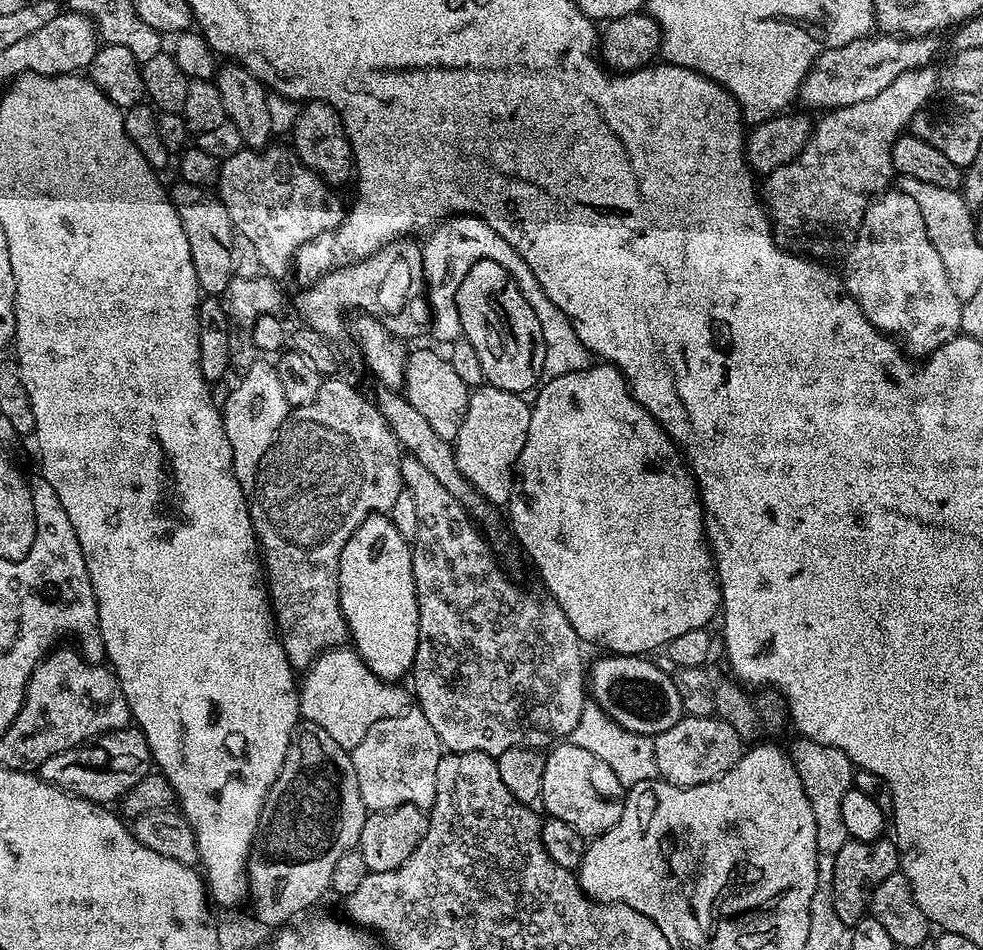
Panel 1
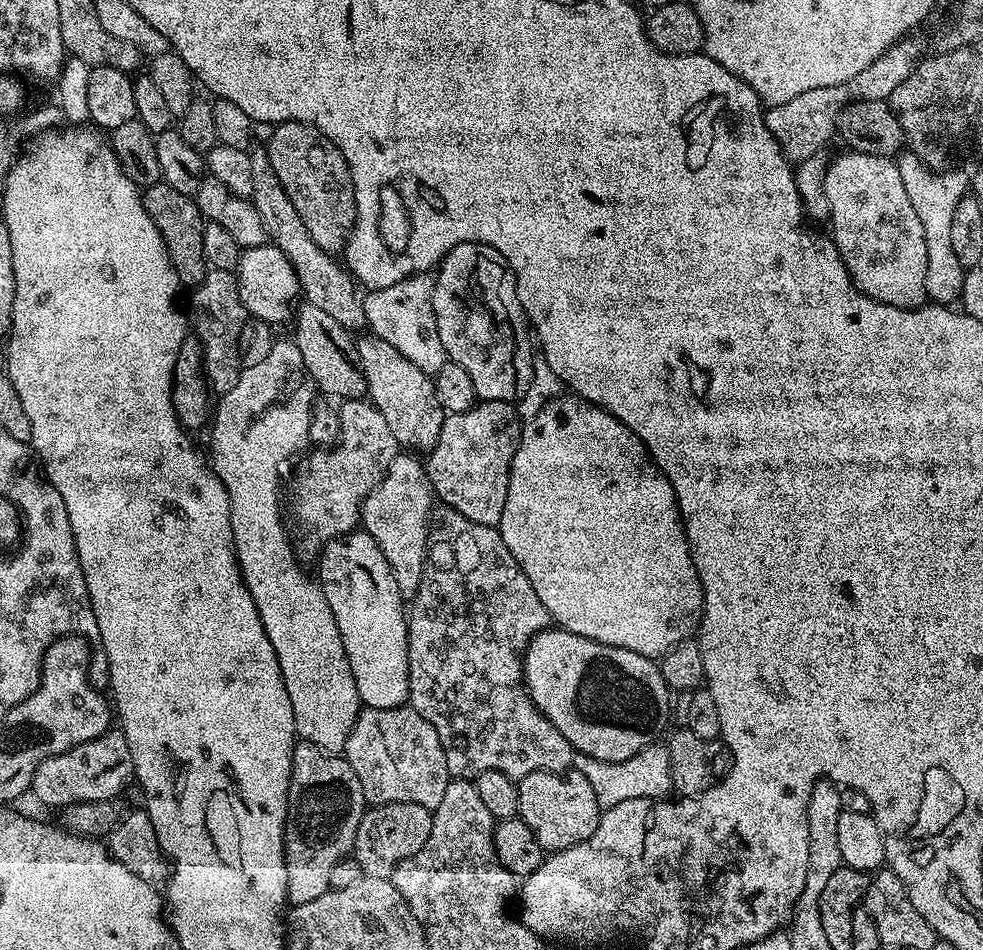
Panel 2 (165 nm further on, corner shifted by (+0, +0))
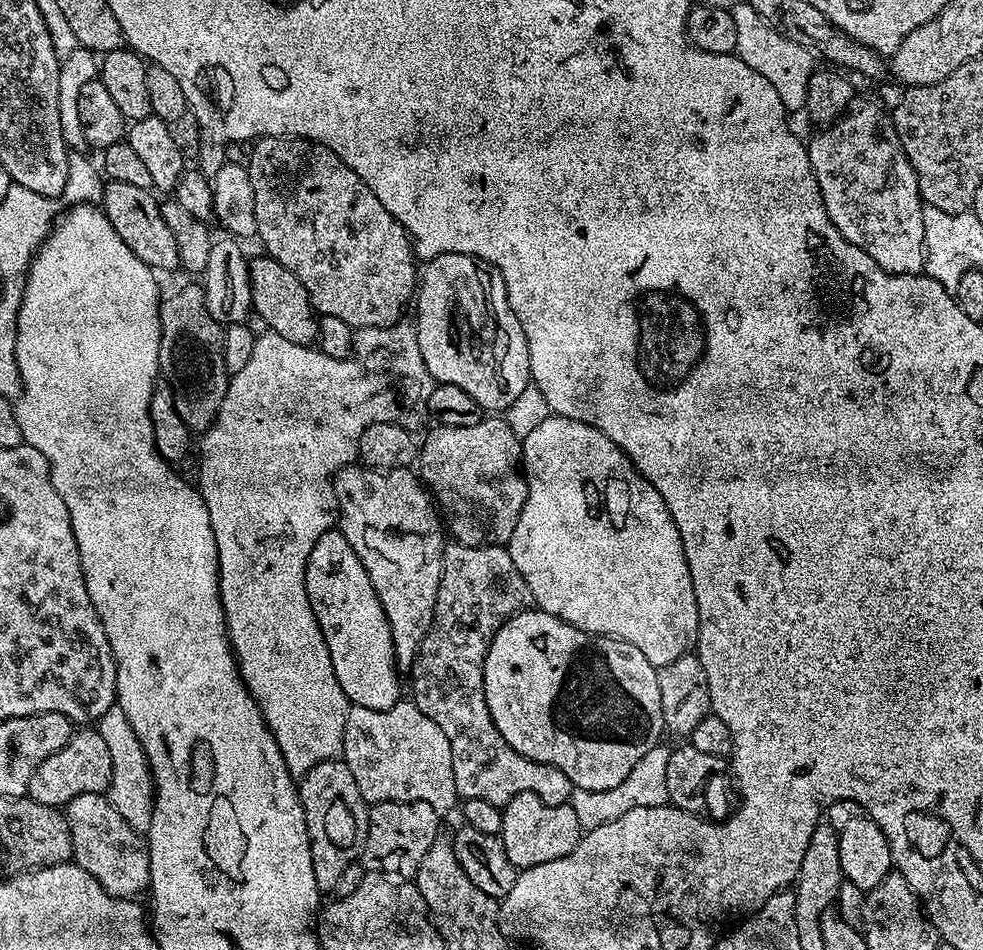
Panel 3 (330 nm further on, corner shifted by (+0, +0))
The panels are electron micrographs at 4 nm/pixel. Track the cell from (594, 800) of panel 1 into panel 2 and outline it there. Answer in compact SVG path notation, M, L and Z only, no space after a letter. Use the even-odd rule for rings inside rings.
M575 770L566 772L535 772L526 774L518 782L519 819L530 826L545 853L561 852L578 842L586 842L598 830L602 811L594 789L583 774Z

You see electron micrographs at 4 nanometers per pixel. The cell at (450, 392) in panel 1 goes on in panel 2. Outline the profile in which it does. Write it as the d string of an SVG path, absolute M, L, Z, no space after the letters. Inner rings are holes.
M365 334L357 335L355 341L356 363L368 387L367 399L379 410L382 418L386 418L386 426L390 426L390 434L394 434L397 445L412 454L431 452L438 442L438 434L442 434L446 415L436 397L433 377L414 366L410 358L402 358L402 354L382 338Z

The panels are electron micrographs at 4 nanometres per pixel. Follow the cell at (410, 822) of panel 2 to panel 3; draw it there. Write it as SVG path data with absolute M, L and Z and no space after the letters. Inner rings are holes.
M387 800L381 804L371 805L368 809L368 829L366 842L360 851L359 863L363 864L365 873L380 872L383 876L399 876L402 880L412 880L426 850L434 846L441 835L441 813L426 802L394 802Z

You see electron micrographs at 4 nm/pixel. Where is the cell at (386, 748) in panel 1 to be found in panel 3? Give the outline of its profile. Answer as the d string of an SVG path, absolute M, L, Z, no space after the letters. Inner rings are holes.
M401 698L390 710L349 707L342 759L369 805L387 800L426 802L426 806L434 806L436 812L447 814L458 804L450 738L446 738L438 722L430 722L411 699Z

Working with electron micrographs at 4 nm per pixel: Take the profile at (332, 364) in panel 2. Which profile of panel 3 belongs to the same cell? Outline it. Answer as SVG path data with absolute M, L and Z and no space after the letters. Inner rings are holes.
M259 254L252 256L248 261L249 280L252 287L253 313L260 315L263 326L269 332L277 332L286 342L295 344L308 344L315 341L320 335L320 322L318 313L312 307L306 286L282 266L273 256Z

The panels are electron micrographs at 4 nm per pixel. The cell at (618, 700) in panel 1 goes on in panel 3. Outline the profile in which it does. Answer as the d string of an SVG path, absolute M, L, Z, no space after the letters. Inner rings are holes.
M539 610L517 612L492 636L484 663L490 718L514 751L562 770L573 788L614 790L665 735L658 669L630 642L594 636Z

